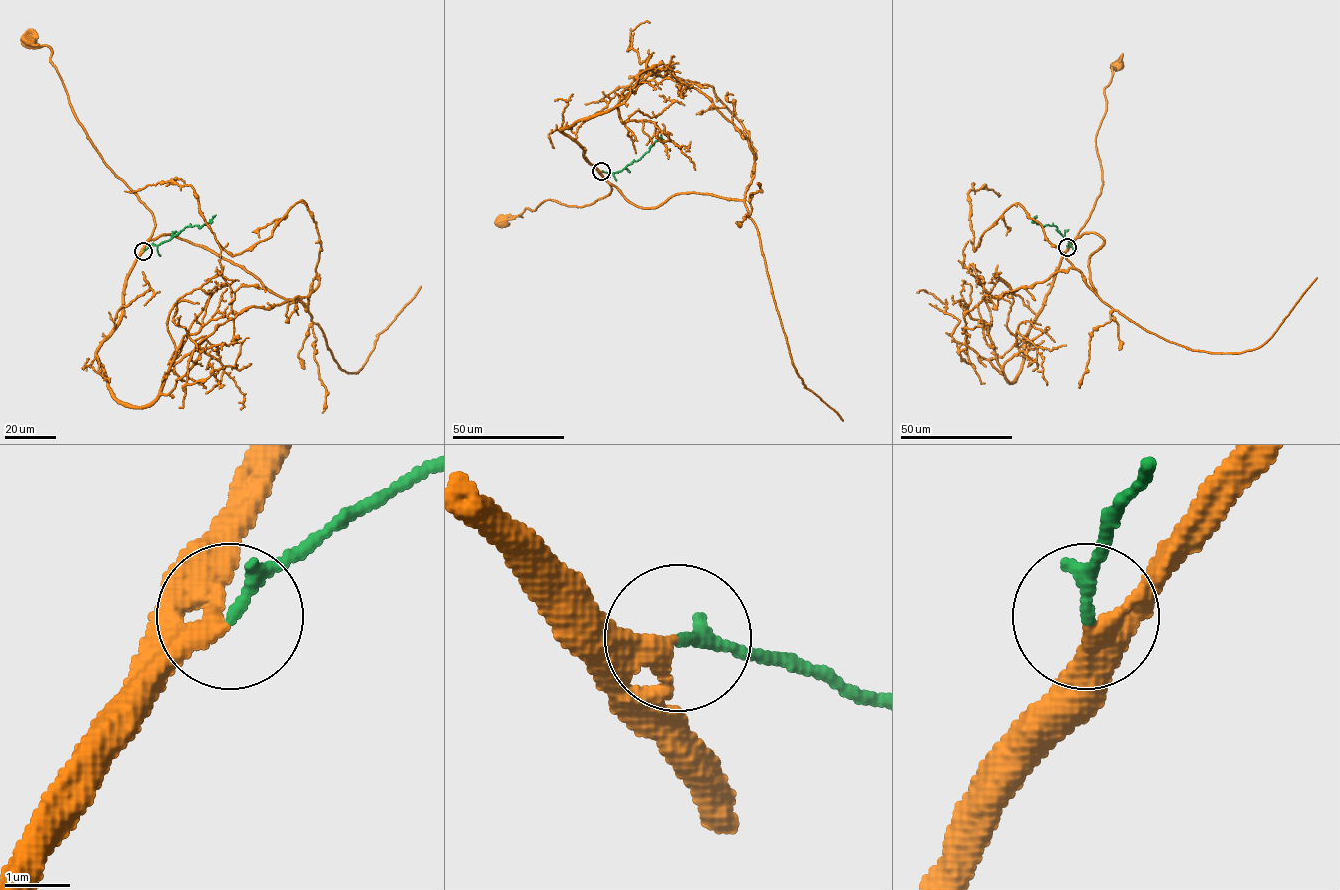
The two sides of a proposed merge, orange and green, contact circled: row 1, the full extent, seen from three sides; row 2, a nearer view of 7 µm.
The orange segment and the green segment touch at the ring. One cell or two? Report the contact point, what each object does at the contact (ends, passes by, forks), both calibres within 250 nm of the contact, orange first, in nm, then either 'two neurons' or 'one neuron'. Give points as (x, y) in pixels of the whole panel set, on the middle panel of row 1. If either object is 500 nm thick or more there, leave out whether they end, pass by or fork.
at (601, 171); orange ends there; green ends there; 400 nm thick on the orange side, 200 nm on the other; one neuron

